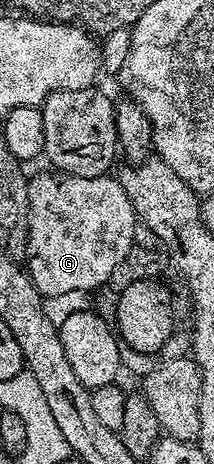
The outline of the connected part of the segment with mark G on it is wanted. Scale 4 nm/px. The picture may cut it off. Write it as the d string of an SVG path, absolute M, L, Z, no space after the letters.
M47 172L28 183L28 277L43 298L66 291L95 291L108 284L114 267L134 247L138 224L134 207L115 176L69 177Z

